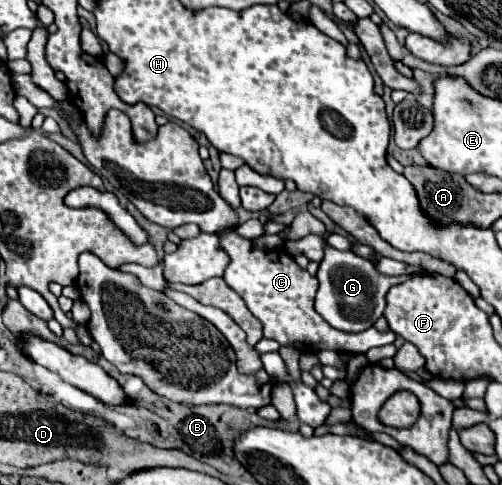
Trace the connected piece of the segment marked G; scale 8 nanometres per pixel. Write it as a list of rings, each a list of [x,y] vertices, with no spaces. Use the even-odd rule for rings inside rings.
[[[324,241],[324,259],[318,269],[318,293],[316,293],[316,311],[334,327],[346,333],[360,333],[370,329],[376,319],[384,315],[386,293],[392,285],[404,281],[404,277],[386,277],[378,273],[372,261],[358,257],[352,251],[336,251]]]

